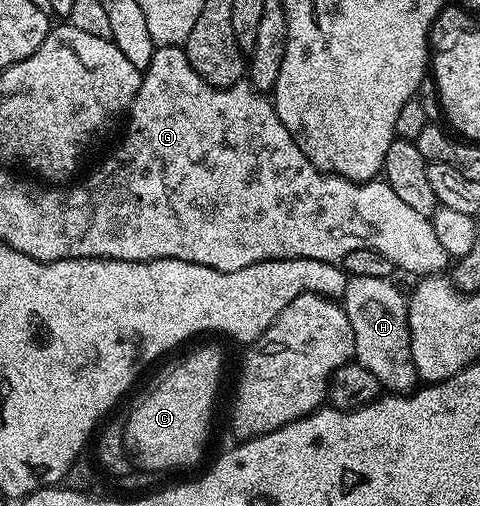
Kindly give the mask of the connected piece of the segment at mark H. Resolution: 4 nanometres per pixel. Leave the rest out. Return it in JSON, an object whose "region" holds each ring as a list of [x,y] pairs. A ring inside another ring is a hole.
{"region":[[[349,277],[345,280],[343,306],[347,313],[347,321],[351,321],[351,329],[355,329],[355,359],[363,365],[363,369],[371,369],[380,381],[382,388],[389,393],[408,393],[418,386],[417,370],[411,361],[411,345],[409,344],[409,326],[407,313],[409,305],[406,292],[400,291],[393,284],[392,278],[383,277]]]}

